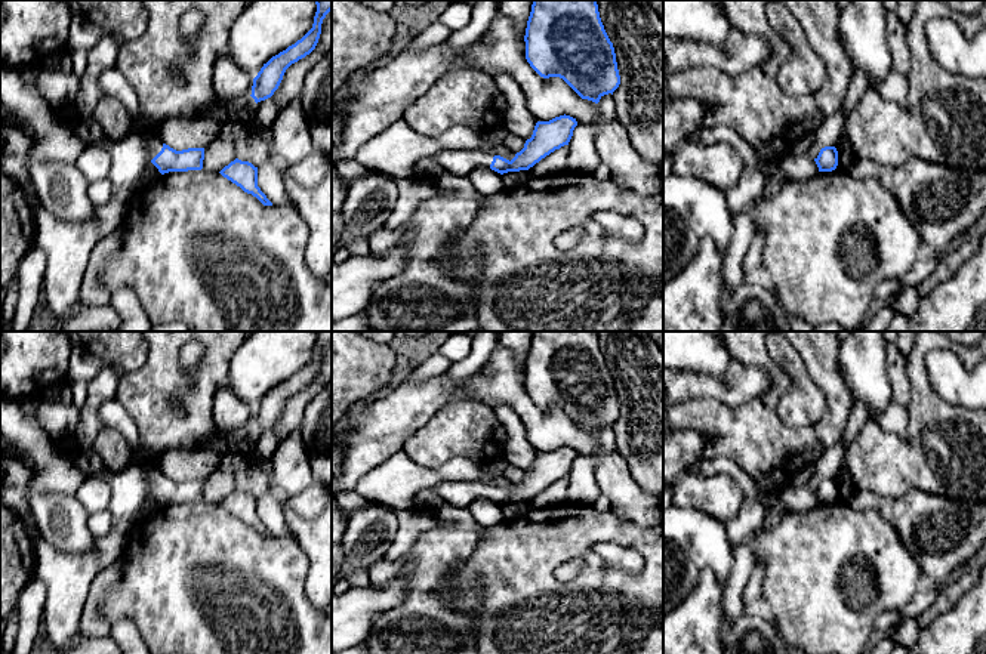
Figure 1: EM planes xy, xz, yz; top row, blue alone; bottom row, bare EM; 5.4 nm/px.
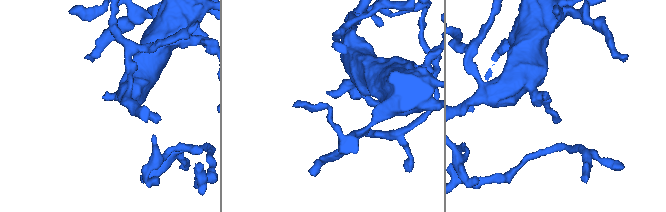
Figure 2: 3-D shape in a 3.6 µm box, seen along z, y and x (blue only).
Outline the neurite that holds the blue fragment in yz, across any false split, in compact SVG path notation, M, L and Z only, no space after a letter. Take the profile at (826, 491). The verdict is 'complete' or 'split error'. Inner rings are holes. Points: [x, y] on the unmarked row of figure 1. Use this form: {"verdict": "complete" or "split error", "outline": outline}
{"verdict": "complete", "outline": "M825 478L814 490L819 503L832 503L838 497L838 482L835 478Z"}

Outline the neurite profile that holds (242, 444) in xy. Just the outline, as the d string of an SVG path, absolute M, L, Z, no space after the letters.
M215 426L210 445L222 454L232 454L240 465L247 462L269 473L269 493L283 506L290 537L309 558L306 598L315 610L324 613L332 602L332 500L314 519L303 519L290 509L289 496L272 485L271 460L262 460L255 453L256 436L252 435L252 428L225 432Z

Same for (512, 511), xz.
M529 502L508 503L502 506L503 516L506 521L526 518L529 509L530 509Z

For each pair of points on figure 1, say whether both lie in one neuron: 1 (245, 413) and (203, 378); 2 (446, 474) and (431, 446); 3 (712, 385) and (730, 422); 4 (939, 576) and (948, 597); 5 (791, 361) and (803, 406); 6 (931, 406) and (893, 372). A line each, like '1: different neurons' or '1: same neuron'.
1: different neurons
2: different neurons
3: different neurons
4: different neurons
5: same neuron
6: different neurons

